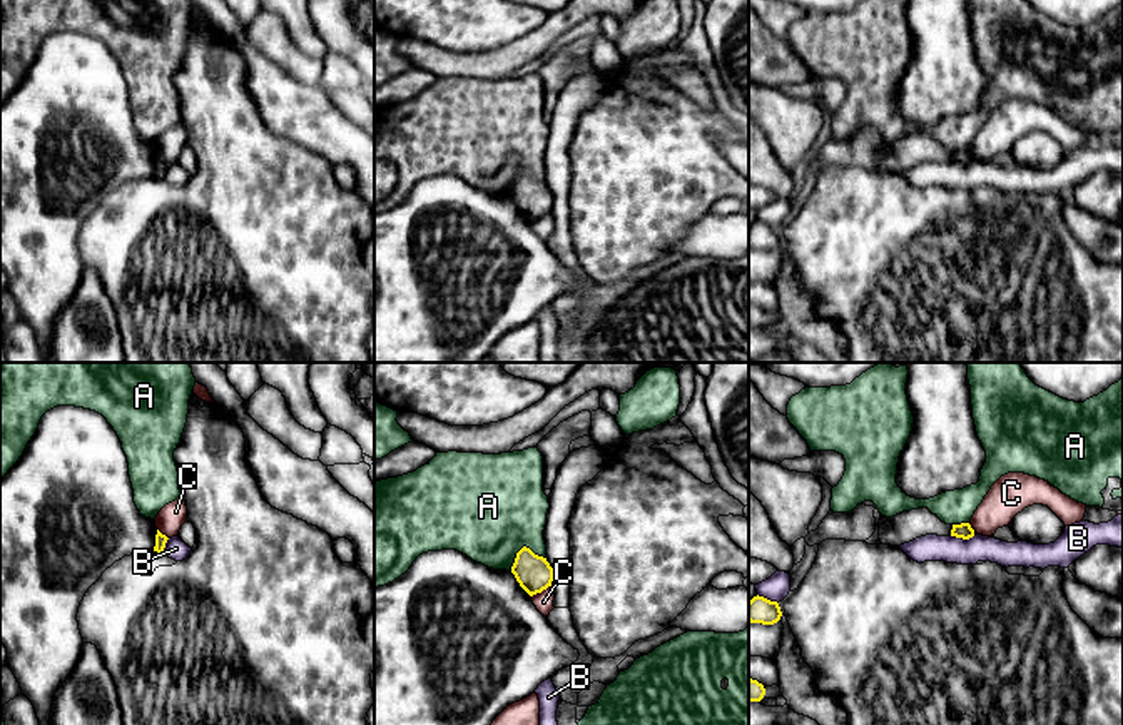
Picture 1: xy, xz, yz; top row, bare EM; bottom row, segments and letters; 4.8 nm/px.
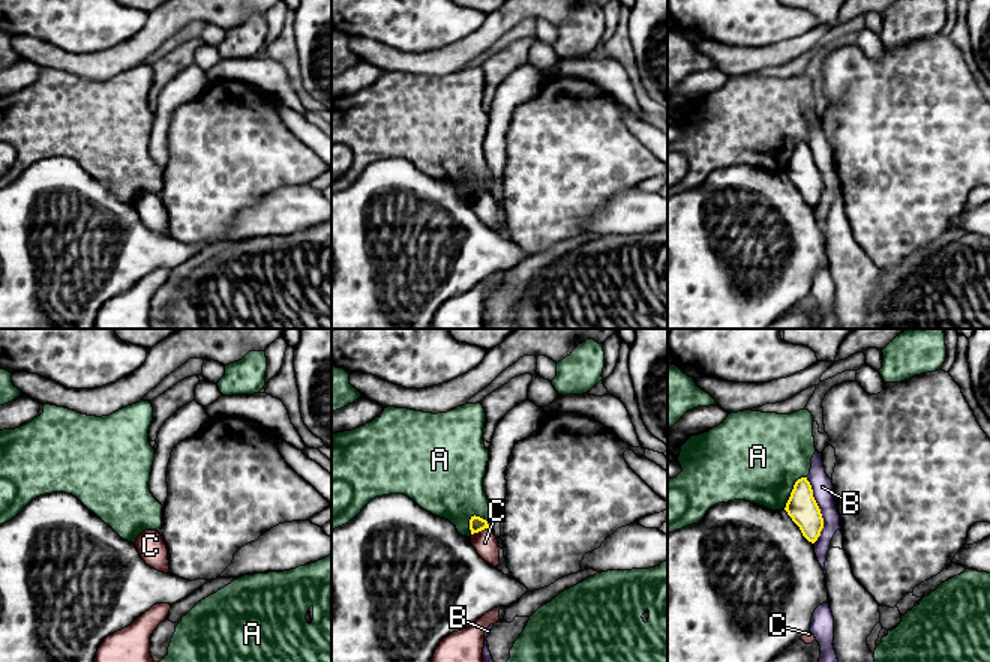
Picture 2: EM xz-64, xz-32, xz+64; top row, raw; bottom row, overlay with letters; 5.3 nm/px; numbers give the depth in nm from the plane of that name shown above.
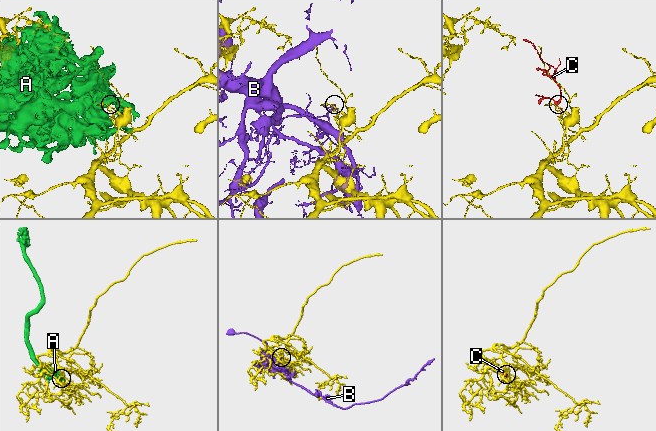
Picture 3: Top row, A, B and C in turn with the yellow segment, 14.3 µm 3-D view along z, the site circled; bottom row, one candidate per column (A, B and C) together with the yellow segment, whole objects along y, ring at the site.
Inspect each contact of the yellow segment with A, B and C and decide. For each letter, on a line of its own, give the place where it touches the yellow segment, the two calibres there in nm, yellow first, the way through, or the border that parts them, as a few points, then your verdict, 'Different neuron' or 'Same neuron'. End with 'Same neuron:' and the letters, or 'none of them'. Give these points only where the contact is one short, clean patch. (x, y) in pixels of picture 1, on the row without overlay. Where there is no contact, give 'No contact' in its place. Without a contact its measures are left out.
A: Touches yellow at xz (522, 174). Thickness 170 nm (yellow) against 500 nm. Different neuron
B: Touches yellow at yz (963, 164). Thickness 70 nm (yellow) against 130 nm. Different neuron
C: Touches yellow at xz (540, 218). Thickness 170 nm (yellow) against 90 nm. Boundary: xz (550, 211), (532, 223). Different neuron
Same neuron: none of them

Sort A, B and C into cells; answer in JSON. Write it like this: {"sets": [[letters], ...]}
{"sets": [["A"], ["B"], ["C"]]}

